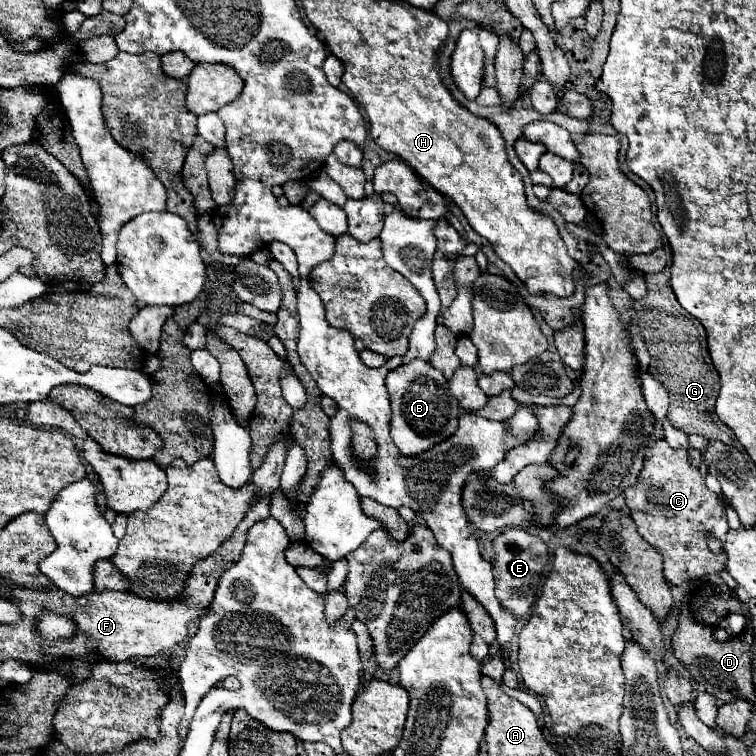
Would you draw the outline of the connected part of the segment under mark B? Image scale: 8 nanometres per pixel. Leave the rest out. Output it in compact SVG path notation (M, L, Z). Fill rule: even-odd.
M412 360L404 366L398 366L386 376L386 388L392 404L390 436L404 456L418 456L430 450L458 428L460 406L450 394L448 380L428 362Z

